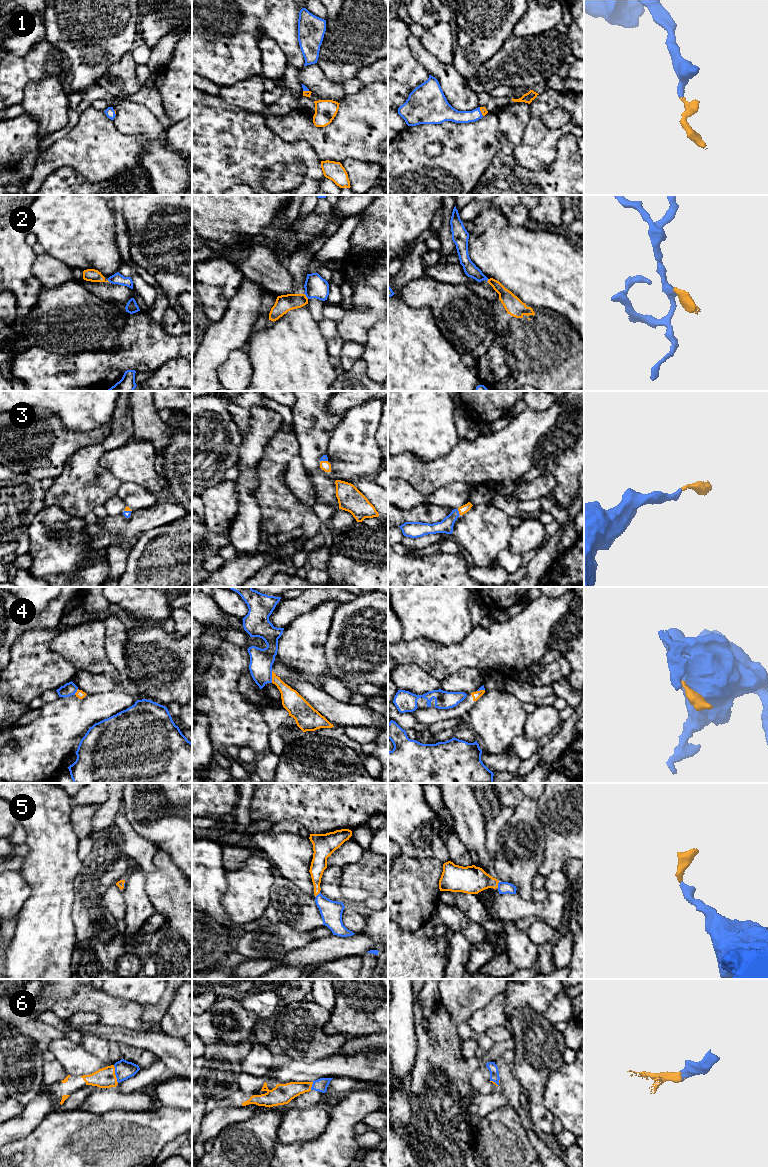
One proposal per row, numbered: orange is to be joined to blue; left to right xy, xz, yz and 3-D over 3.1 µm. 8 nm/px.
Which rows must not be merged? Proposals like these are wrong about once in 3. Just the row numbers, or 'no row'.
2, 4

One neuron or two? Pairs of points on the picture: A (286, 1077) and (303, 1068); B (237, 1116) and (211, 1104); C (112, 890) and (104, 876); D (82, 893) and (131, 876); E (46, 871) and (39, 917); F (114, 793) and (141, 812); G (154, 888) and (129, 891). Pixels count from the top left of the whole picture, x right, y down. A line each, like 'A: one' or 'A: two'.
A: one
B: two
C: two
D: two
E: one
F: two
G: two

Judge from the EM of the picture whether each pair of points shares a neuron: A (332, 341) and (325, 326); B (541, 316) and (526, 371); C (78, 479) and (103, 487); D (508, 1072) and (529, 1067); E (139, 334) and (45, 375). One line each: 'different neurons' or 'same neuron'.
A: same neuron
B: same neuron
C: same neuron
D: different neurons
E: same neuron

